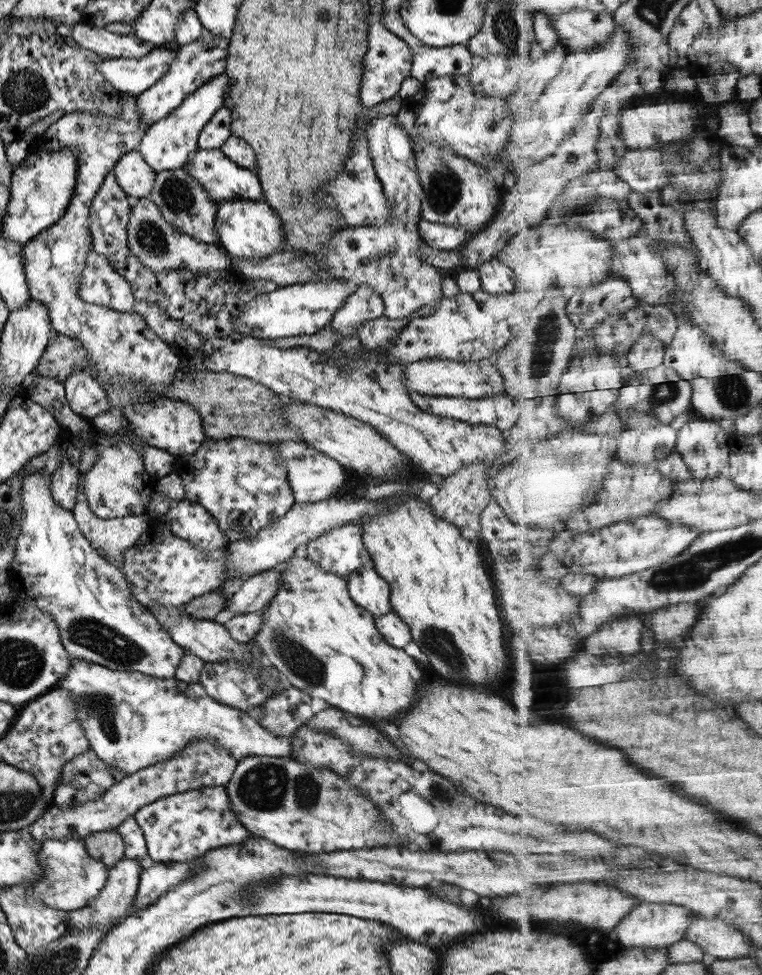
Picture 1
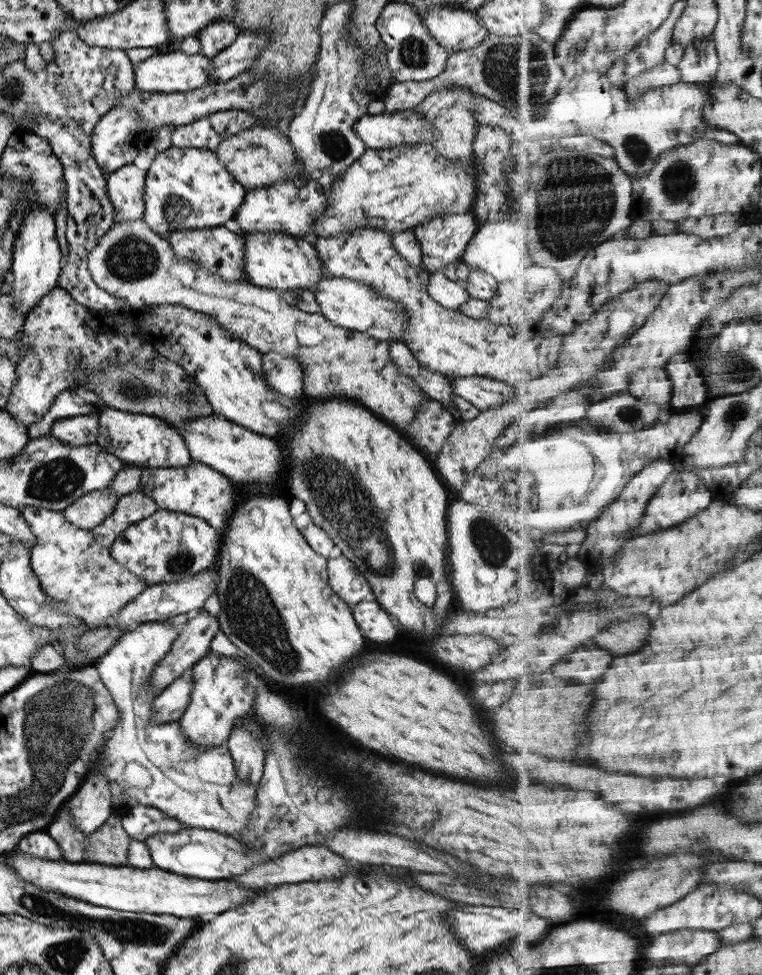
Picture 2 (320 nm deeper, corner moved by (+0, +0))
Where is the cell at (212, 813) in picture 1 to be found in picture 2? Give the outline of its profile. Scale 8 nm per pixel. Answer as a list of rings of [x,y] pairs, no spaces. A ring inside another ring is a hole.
[[[133,805],[126,816],[120,818],[120,824],[127,836],[139,841],[159,832],[175,834],[185,830],[177,819],[171,819],[155,808],[140,805]]]

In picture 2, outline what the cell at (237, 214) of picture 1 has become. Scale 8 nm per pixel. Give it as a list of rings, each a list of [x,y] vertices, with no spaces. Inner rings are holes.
[[[247,232],[242,238],[245,280],[255,286],[294,293],[311,286],[314,289],[324,274],[312,240],[285,232]]]

